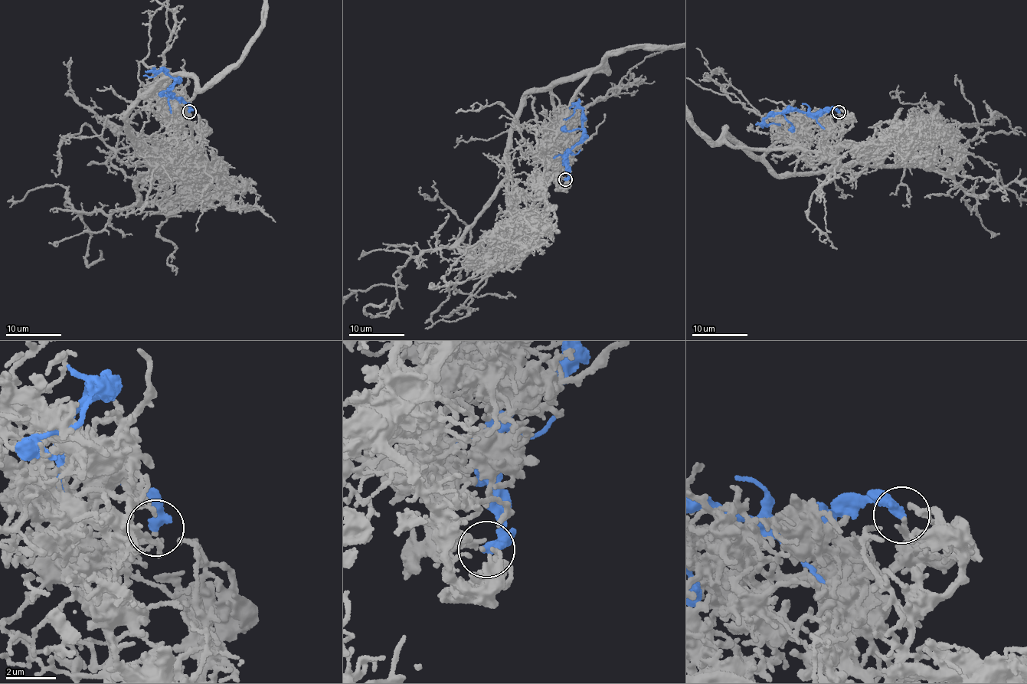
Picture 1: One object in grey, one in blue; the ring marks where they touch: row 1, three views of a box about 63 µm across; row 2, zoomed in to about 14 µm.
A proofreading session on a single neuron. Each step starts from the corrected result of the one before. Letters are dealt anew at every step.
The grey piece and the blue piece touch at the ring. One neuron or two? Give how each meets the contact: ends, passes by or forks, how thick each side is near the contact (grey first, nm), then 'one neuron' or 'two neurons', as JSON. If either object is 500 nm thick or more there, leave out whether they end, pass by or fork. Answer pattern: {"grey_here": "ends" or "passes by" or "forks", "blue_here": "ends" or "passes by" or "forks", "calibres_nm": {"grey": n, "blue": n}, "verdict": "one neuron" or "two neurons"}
{"grey_here": "ends", "blue_here": "ends", "calibres_nm": {"grey": 240, "blue": 440}, "verdict": "two neurons"}

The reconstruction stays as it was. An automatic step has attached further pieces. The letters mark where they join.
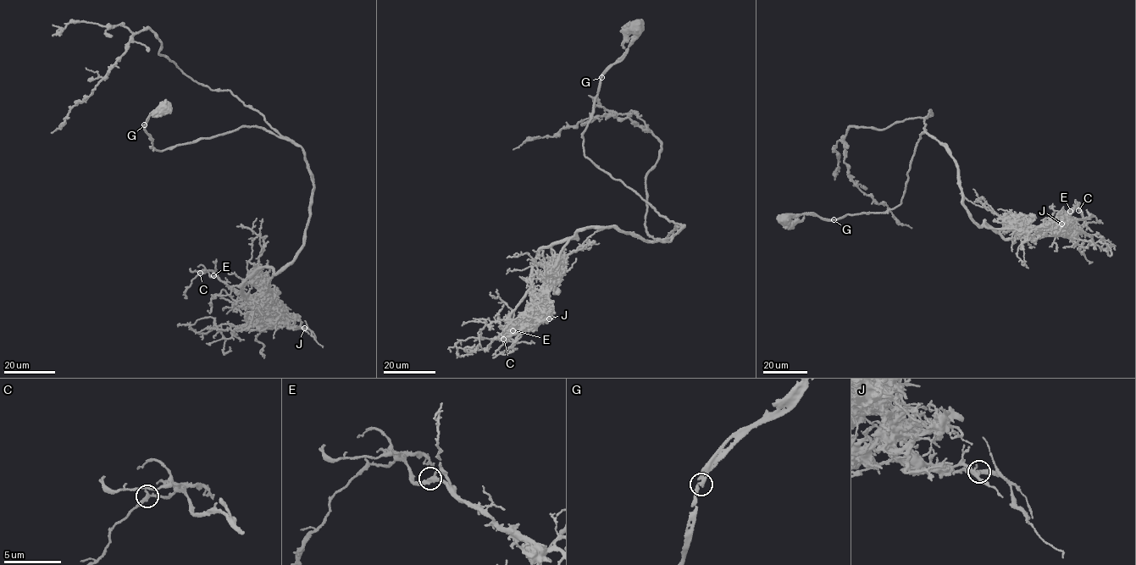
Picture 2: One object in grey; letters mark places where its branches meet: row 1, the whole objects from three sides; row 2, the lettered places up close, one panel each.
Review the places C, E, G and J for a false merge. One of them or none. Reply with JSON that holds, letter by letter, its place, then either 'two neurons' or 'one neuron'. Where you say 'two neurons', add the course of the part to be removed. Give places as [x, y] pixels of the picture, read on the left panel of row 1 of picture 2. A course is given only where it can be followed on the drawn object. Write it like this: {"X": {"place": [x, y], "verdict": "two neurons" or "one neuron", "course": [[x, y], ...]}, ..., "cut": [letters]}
{"C": {"place": [200, 273], "verdict": "one neuron"}, "E": {"place": [213, 275], "verdict": "one neuron"}, "G": {"place": [144, 124], "verdict": "one neuron"}, "J": {"place": [304, 328], "verdict": "one neuron"}, "cut": []}

